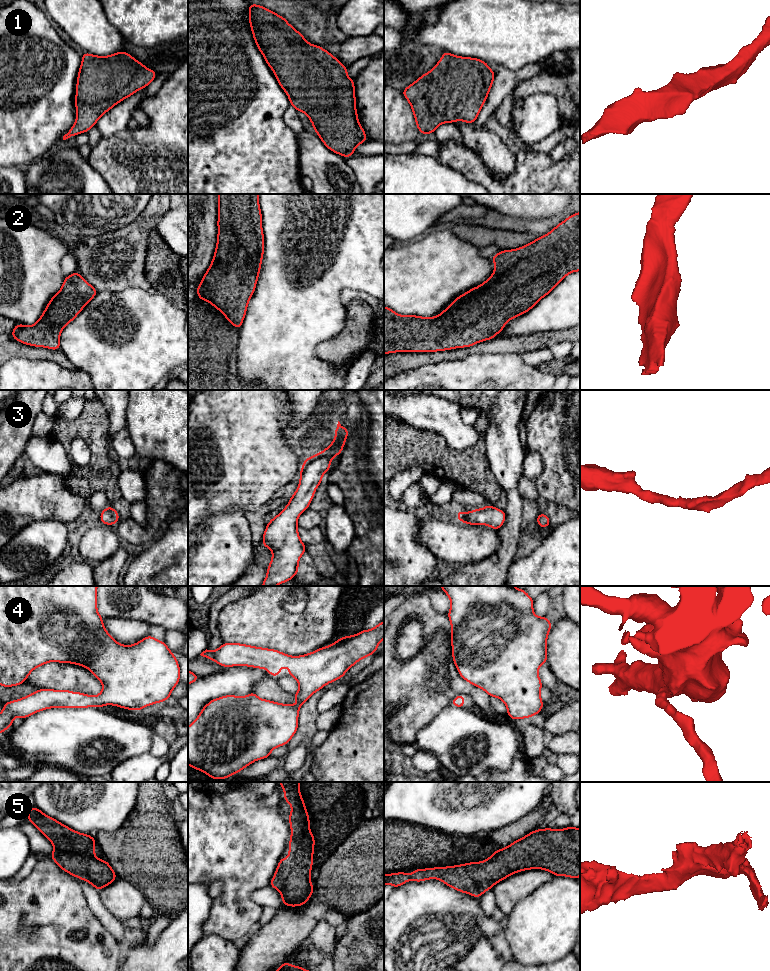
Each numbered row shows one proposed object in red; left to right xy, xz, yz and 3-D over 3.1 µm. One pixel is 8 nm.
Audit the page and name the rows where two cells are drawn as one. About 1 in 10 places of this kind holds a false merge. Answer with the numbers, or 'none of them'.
none of them

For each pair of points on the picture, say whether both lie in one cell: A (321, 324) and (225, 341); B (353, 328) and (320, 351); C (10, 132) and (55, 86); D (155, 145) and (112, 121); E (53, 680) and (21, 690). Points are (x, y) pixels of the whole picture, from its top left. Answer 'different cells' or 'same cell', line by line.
A: different cells
B: same cell
C: same cell
D: different cells
E: different cells

